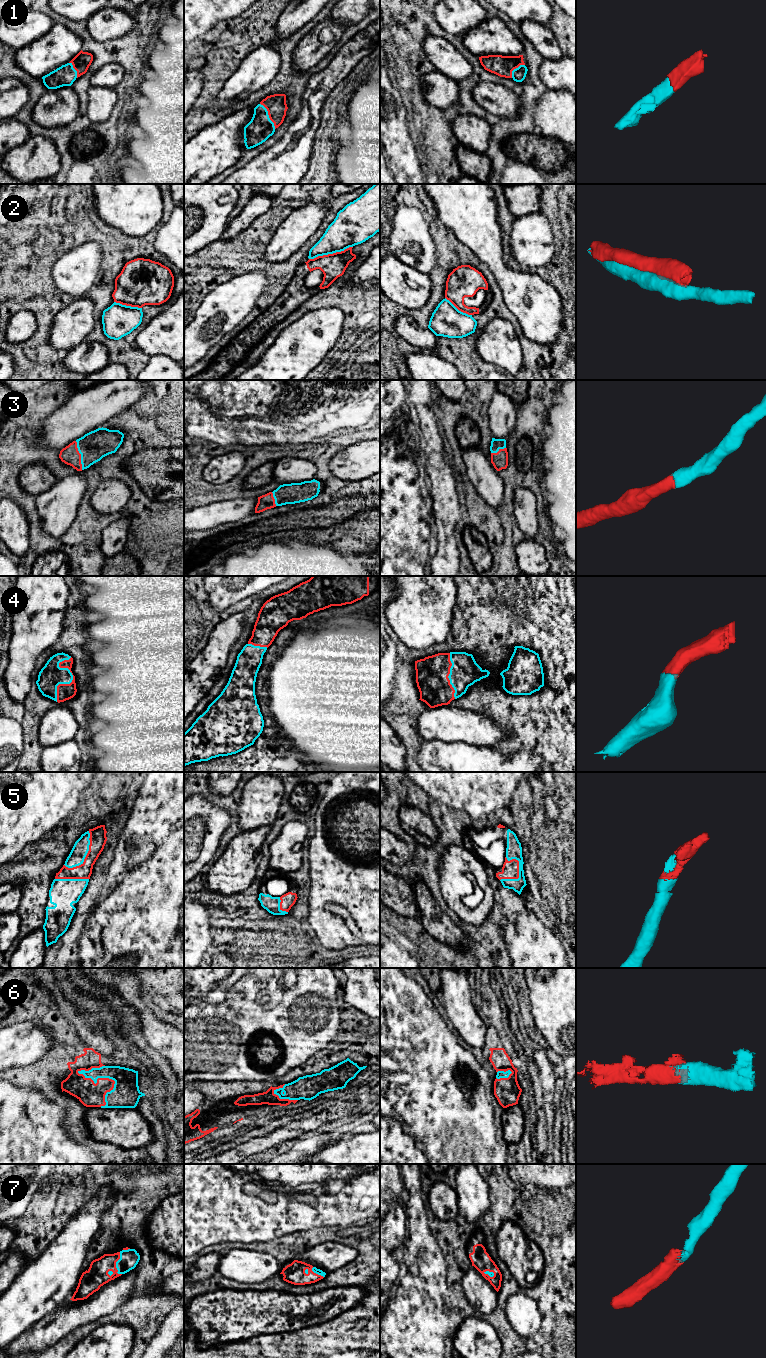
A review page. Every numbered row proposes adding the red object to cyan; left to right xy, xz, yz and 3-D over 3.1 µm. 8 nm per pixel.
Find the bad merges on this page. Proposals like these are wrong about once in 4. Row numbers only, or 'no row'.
2

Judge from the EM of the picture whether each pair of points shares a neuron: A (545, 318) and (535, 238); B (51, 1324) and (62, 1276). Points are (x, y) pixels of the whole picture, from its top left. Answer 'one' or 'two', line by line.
A: two
B: two

